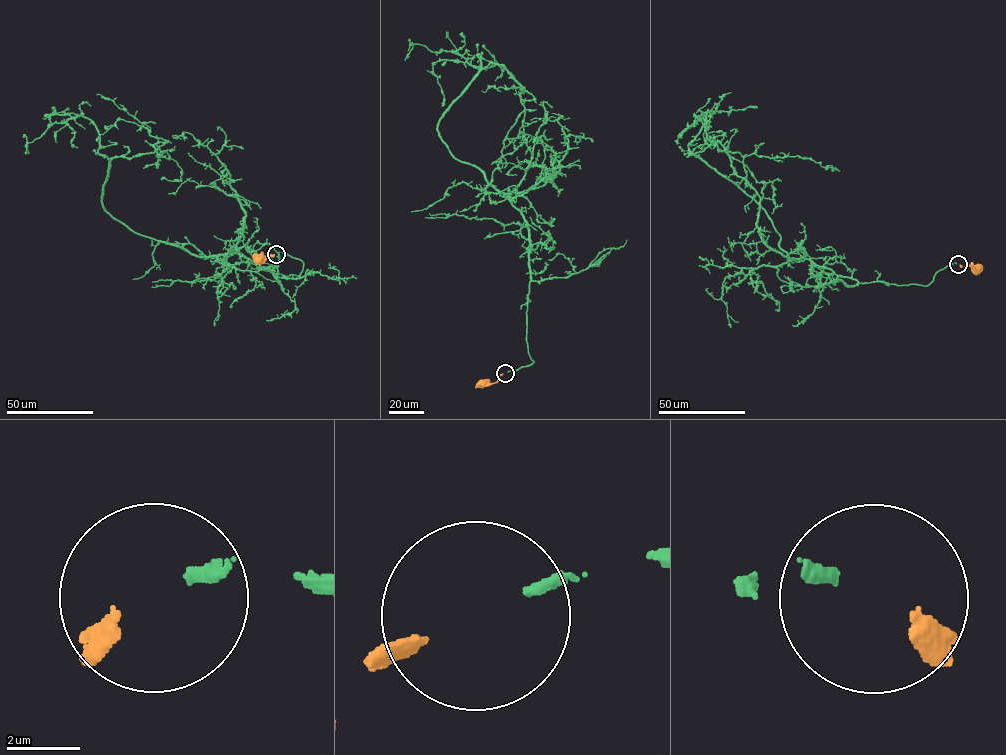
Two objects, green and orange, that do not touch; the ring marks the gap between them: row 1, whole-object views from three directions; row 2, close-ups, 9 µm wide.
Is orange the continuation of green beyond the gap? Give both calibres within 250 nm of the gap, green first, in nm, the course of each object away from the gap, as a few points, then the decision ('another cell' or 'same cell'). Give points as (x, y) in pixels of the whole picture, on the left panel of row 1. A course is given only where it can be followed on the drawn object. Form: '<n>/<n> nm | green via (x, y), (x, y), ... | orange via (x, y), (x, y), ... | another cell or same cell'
340/400 nm | green via (277, 253), (301, 259), (300, 274), (138, 235), (101, 196), (113, 158), (164, 151), (143, 168) | orange via (274, 254), (257, 258) | same cell

